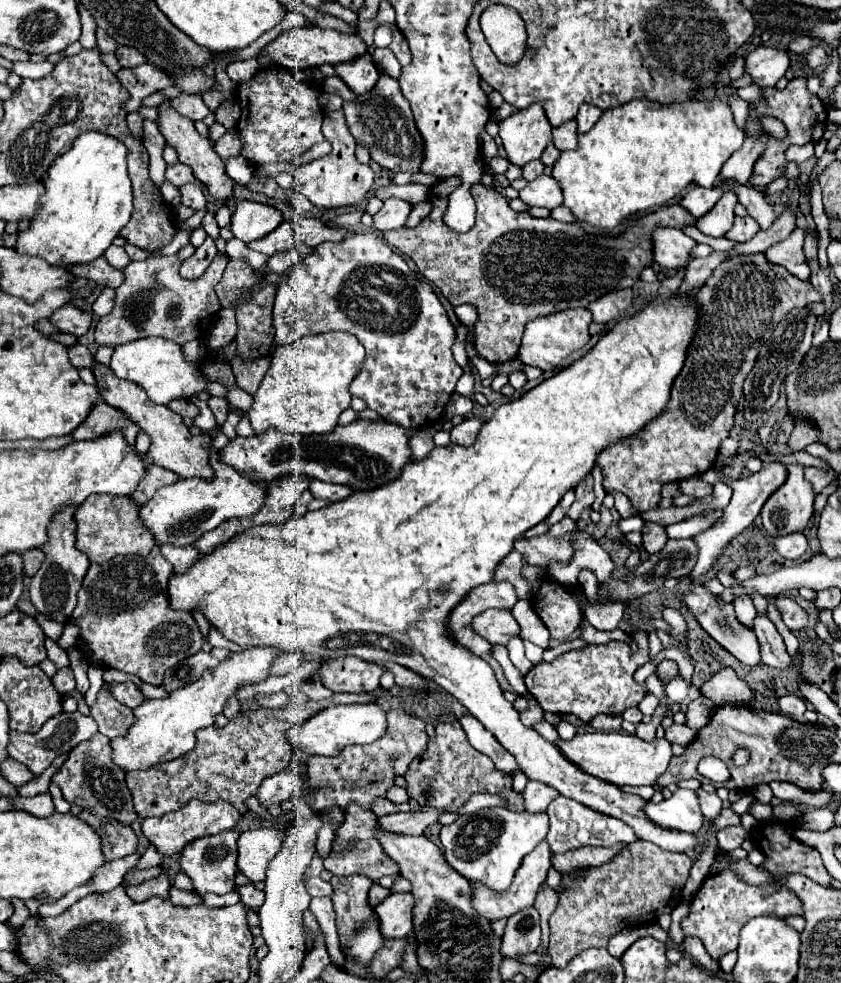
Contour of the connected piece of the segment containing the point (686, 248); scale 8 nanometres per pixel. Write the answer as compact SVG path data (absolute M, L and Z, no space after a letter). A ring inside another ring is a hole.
M661 228L653 232L653 254L655 262L669 272L685 270L685 266L691 262L691 252L697 246L693 238L689 238L683 230L677 228Z

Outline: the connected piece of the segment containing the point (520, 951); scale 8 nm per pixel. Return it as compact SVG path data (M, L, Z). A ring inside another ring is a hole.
M535 906L517 912L507 920L505 934L501 938L501 952L507 958L517 958L527 952L535 952L541 936L541 918Z

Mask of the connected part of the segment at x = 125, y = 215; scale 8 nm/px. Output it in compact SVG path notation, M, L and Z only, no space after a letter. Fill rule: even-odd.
M83 132L75 138L69 152L59 156L47 170L47 192L41 196L41 208L31 220L29 230L19 234L17 252L35 254L45 258L51 266L83 264L99 258L119 236L121 228L129 222L133 212L133 184L127 172L127 150L121 140L105 132Z

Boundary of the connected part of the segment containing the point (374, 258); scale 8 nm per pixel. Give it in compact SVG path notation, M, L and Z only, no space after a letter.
M377 230L355 234L343 242L319 244L295 268L289 280L279 286L273 308L273 326L275 342L283 346L293 344L303 336L329 330L355 334L365 346L367 356L361 372L351 382L349 392L365 400L367 408L375 410L383 420L401 428L417 428L425 422L437 420L463 374L451 354L455 326L451 324L447 310L433 292L431 284L425 278L415 276L403 256L393 252L393 248L379 238Z

